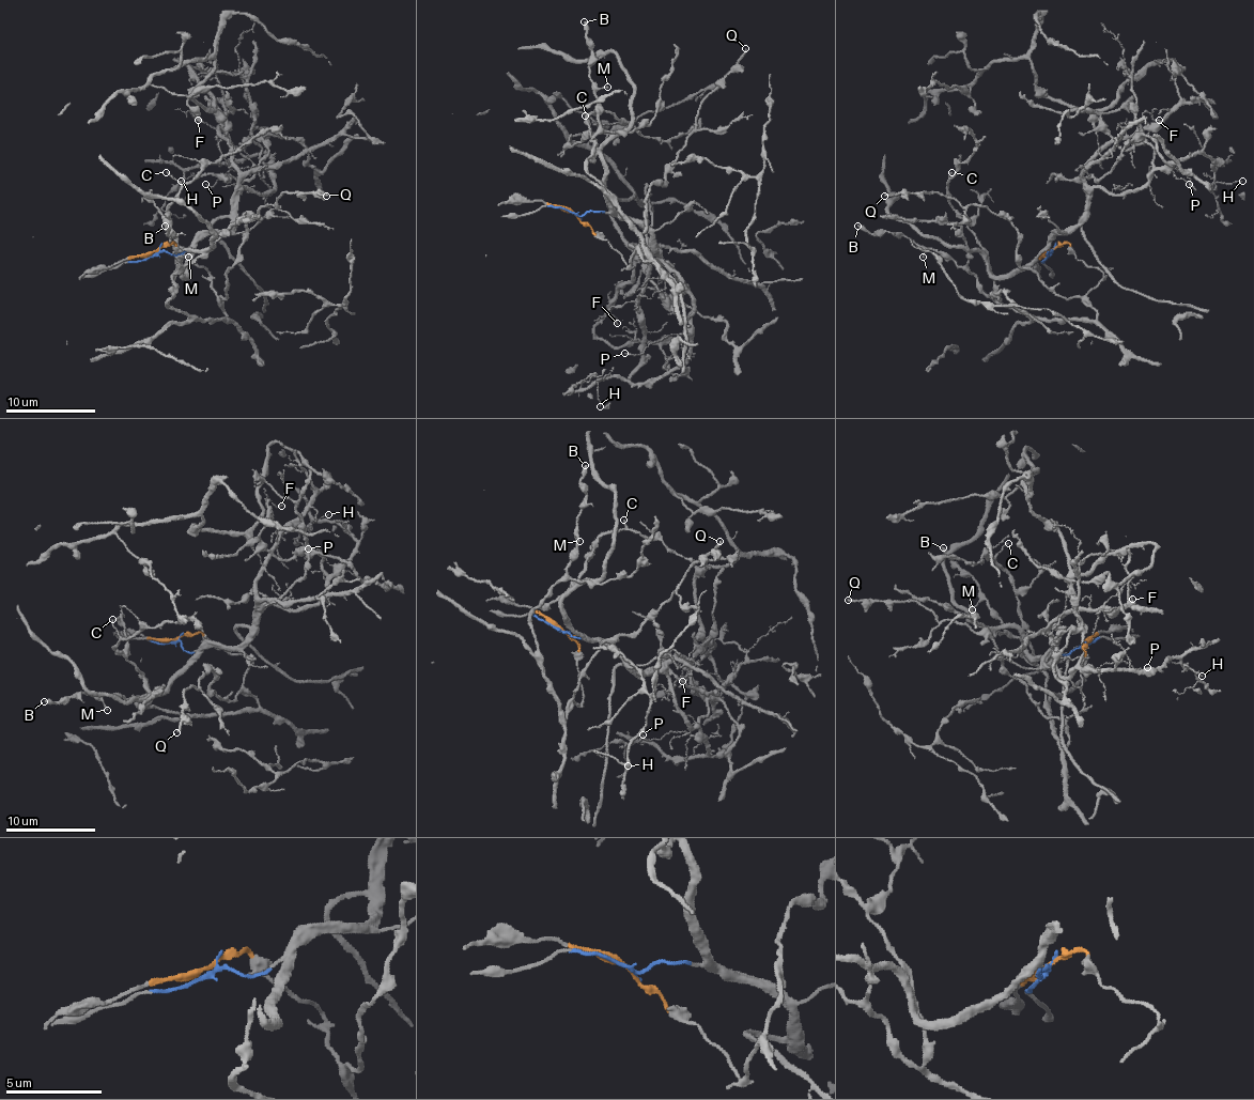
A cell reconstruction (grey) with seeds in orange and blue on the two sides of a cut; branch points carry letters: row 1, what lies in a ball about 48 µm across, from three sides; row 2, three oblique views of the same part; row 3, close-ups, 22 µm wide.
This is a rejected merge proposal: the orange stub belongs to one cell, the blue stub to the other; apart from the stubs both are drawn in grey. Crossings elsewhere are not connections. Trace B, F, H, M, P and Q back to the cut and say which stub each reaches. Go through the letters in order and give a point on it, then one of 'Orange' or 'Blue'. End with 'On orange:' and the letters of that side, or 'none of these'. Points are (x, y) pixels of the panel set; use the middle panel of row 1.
B: Place: (584, 21). Orange
F: Place: (617, 323). Blue
H: Place: (600, 406). Blue
M: Place: (607, 87). Orange
P: Place: (624, 353). Blue
Q: Place: (745, 48). Orange
On orange: B, M, Q

